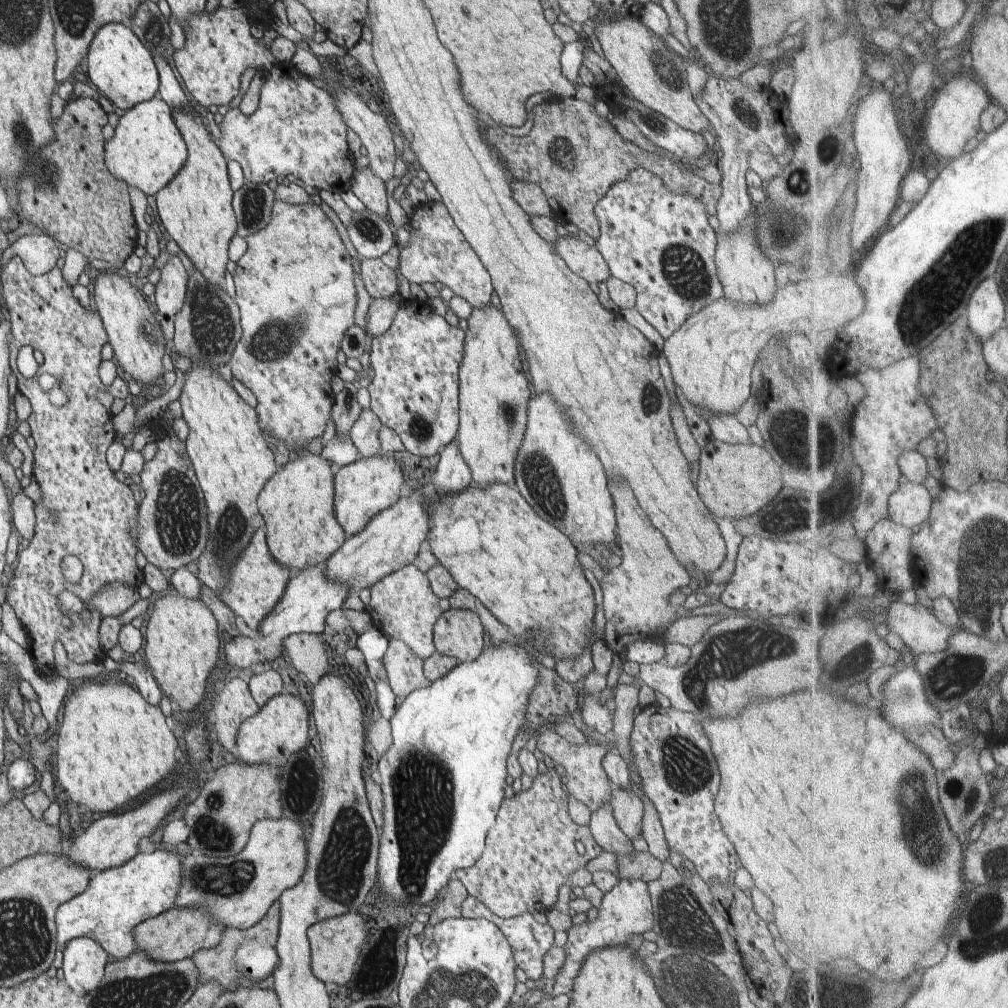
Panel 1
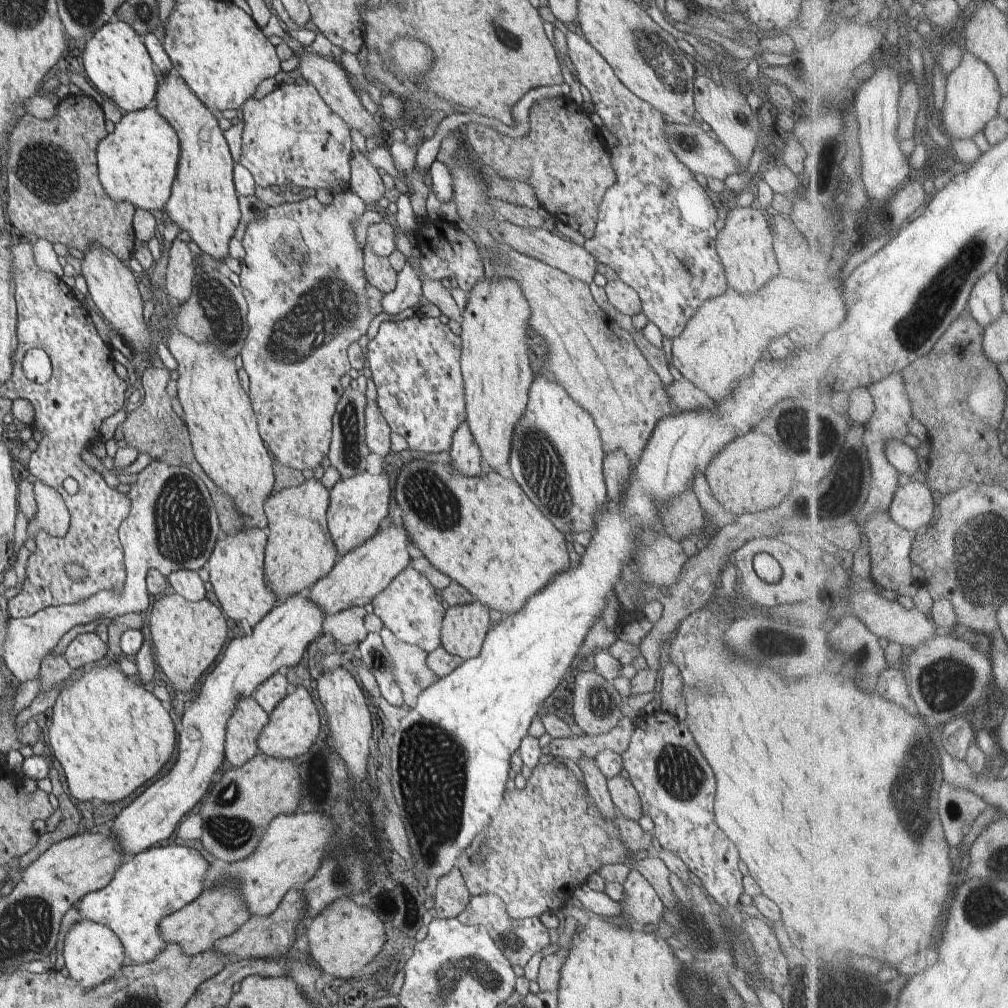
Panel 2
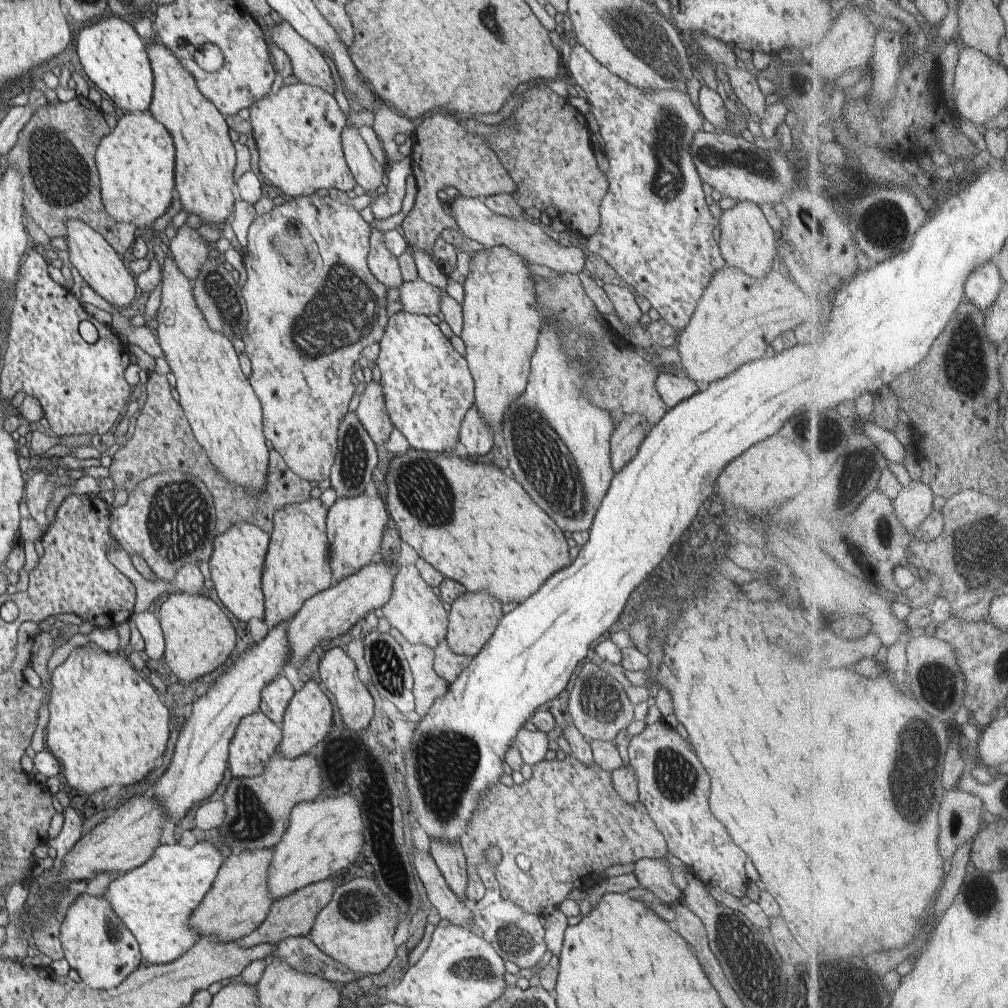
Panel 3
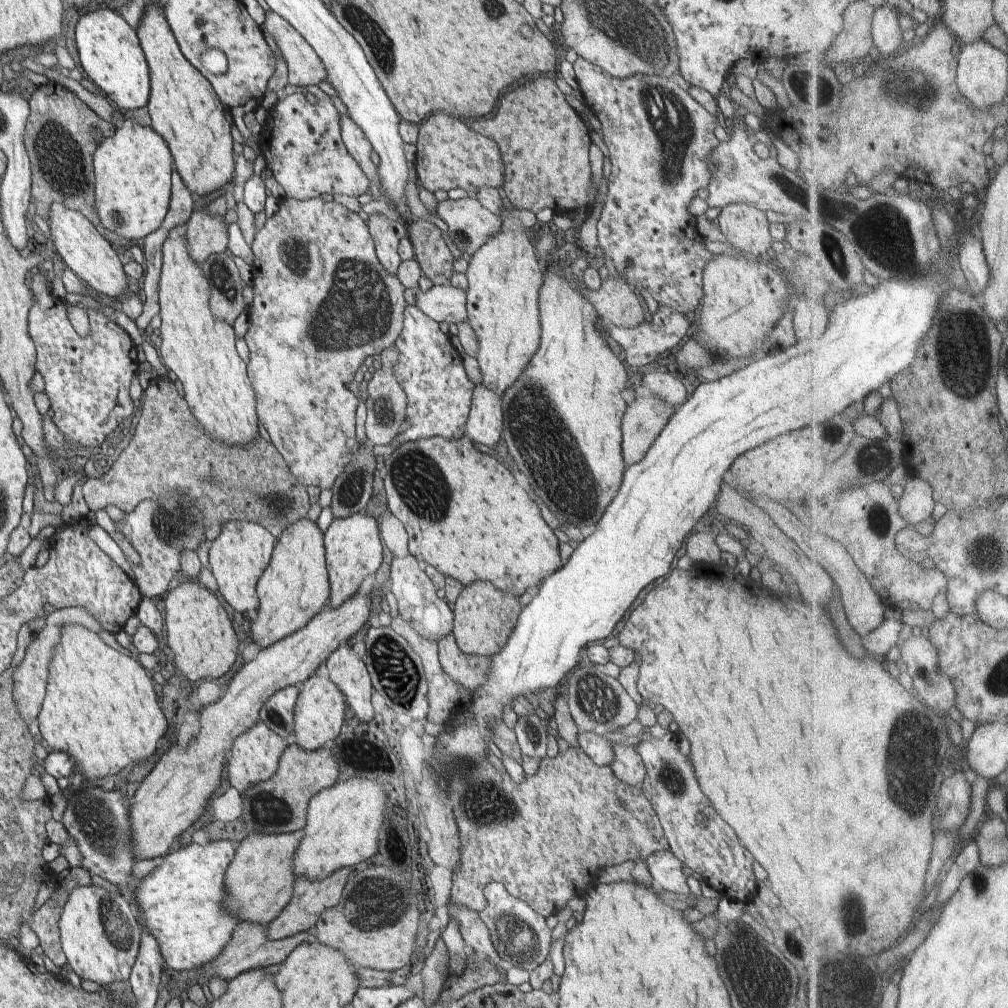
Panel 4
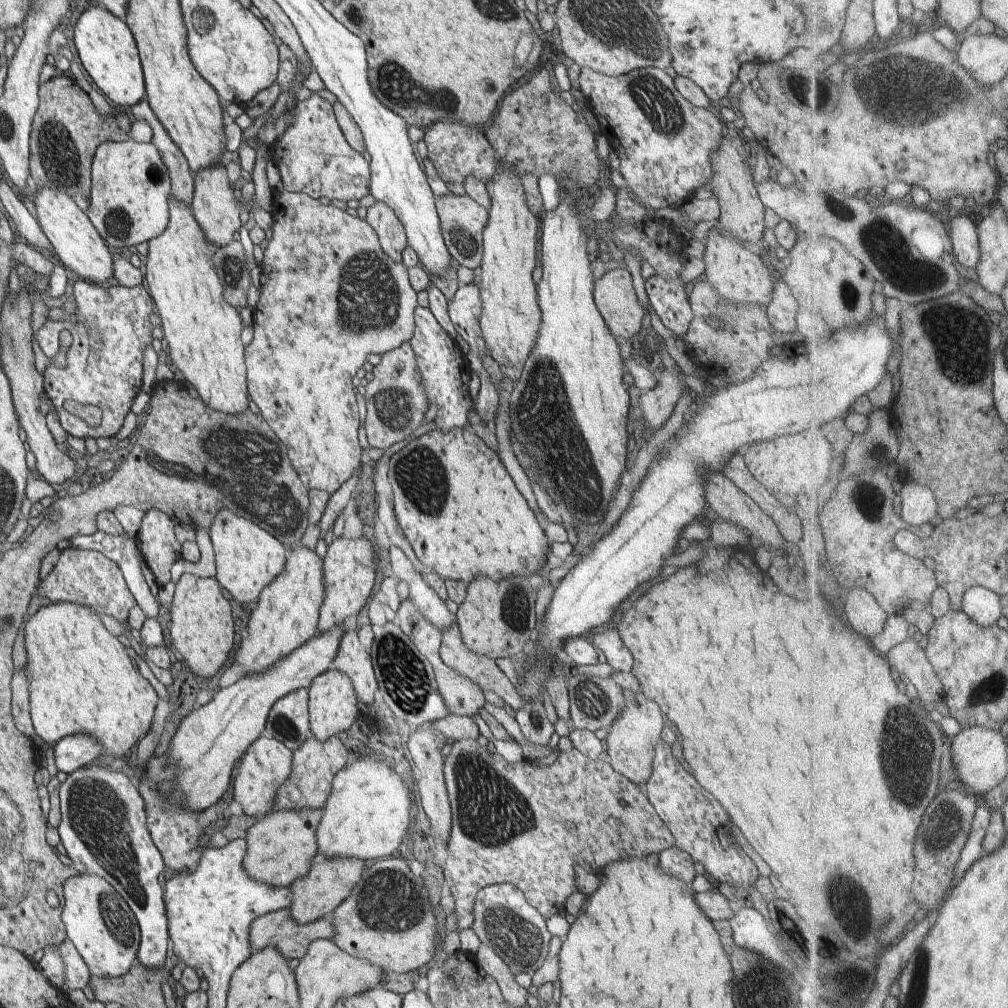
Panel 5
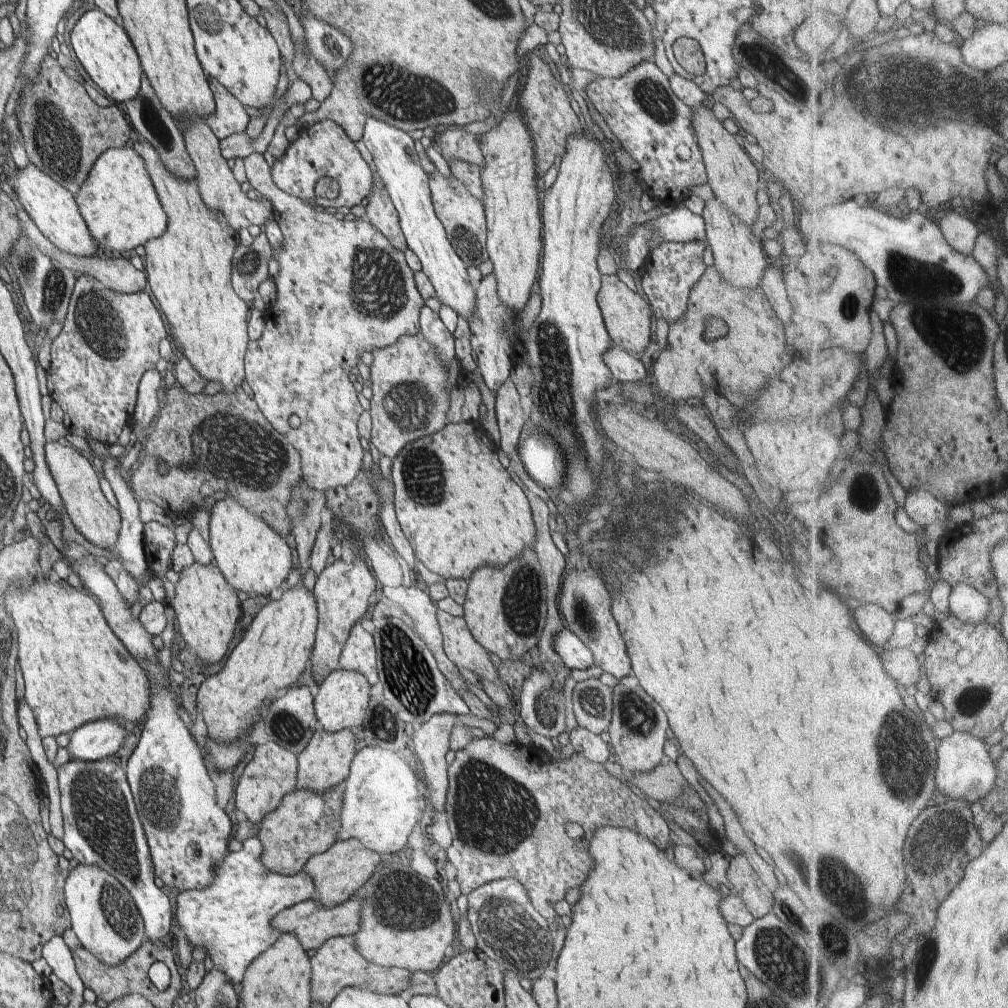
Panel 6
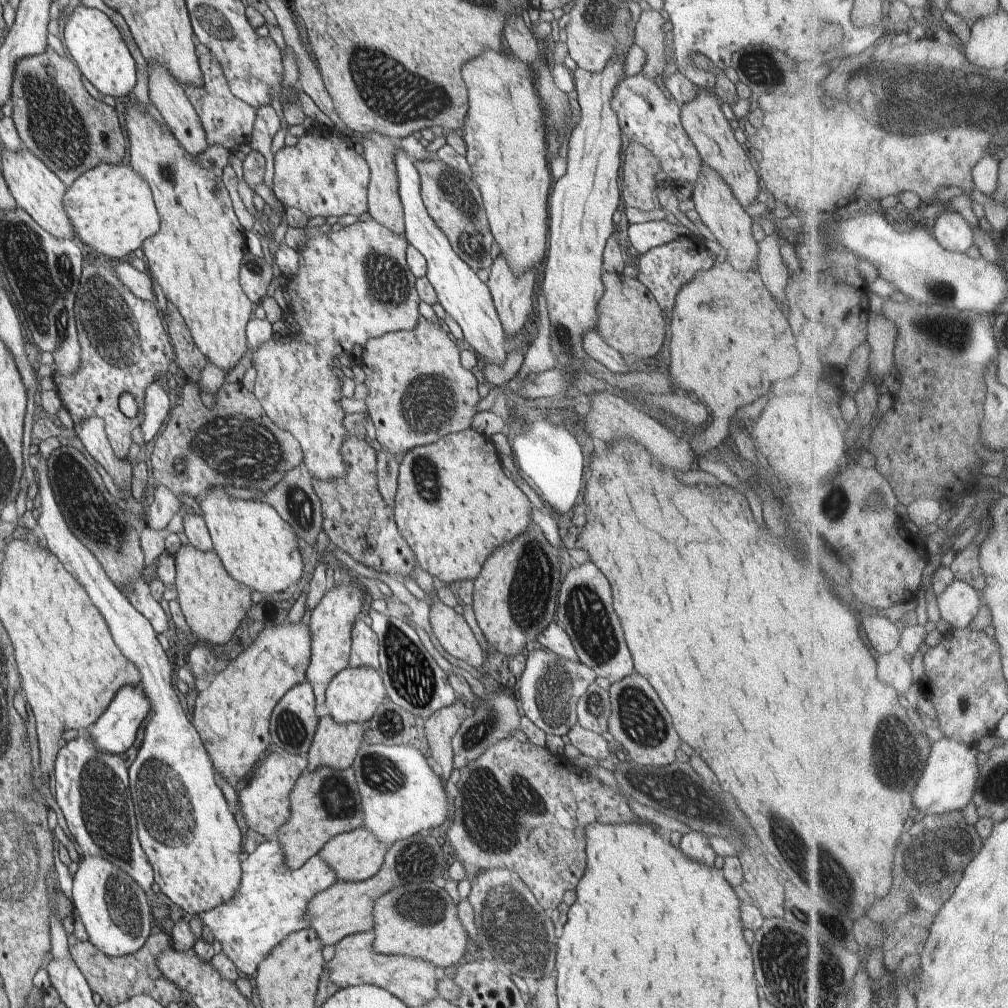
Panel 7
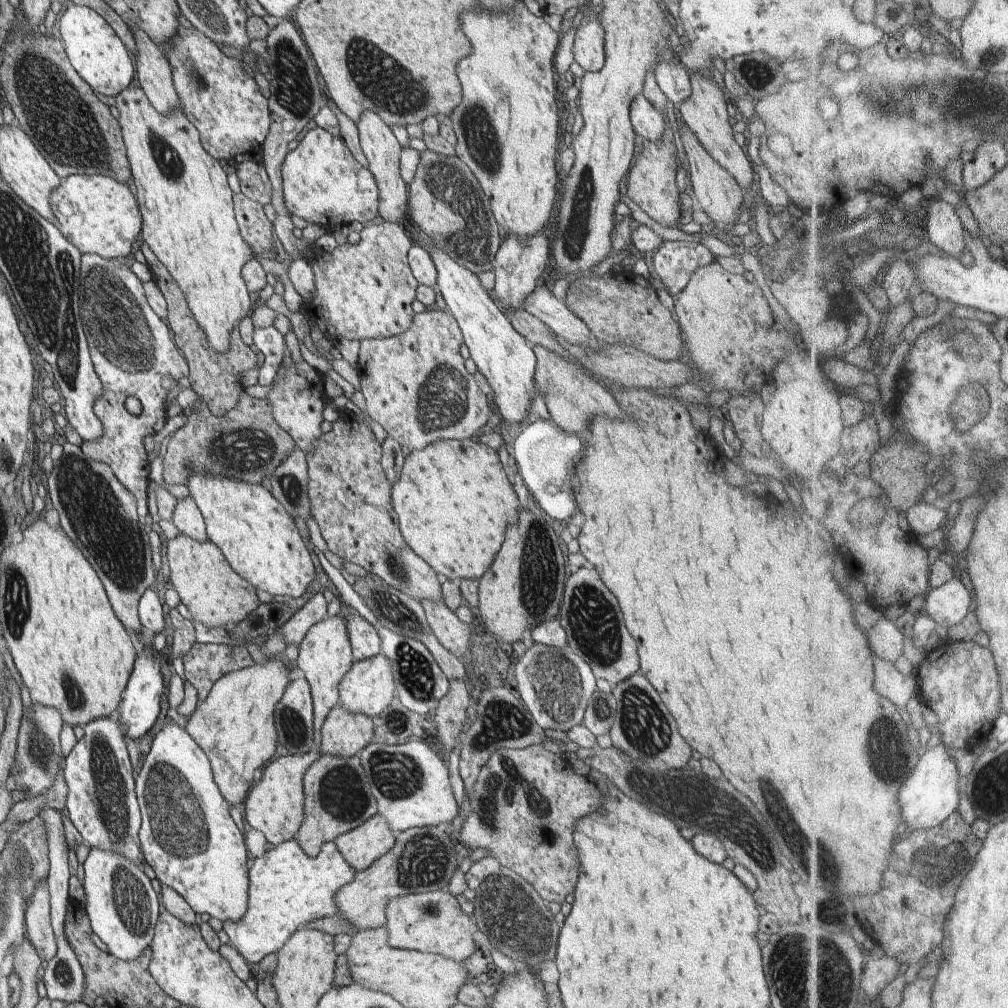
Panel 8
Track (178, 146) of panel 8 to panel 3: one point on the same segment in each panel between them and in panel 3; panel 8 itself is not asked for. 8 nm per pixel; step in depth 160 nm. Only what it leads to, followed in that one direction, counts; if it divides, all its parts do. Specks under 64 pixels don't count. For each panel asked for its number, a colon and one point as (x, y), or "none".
3: (224, 412)
4: (200, 349)
5: (202, 329)
6: (189, 268)
7: (195, 257)

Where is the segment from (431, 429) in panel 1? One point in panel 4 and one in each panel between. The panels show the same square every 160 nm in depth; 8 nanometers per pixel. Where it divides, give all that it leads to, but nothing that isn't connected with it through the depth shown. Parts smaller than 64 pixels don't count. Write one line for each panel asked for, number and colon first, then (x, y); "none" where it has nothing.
2: (415, 363)
3: (428, 386)
4: (430, 370)

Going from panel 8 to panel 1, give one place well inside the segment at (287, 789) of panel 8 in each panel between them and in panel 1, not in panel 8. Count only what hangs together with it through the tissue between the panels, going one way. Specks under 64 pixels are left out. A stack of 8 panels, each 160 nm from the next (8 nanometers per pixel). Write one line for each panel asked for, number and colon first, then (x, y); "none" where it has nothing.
1: (233, 703)
2: (247, 721)
3: (257, 738)
4: (255, 754)
5: (266, 765)
6: (272, 772)
7: (265, 800)

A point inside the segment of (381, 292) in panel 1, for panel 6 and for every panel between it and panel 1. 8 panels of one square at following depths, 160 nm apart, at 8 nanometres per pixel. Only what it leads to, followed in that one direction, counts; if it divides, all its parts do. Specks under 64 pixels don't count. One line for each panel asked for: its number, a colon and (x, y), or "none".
2: (379, 273)
3: (385, 267)
4: (386, 234)
5: (392, 237)
6: (381, 212)

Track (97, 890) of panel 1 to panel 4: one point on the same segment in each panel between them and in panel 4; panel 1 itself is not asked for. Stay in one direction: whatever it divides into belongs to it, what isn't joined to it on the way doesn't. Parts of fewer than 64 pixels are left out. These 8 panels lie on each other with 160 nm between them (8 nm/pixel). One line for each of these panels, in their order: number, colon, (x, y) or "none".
2: (147, 887)
3: (155, 900)
4: (180, 903)

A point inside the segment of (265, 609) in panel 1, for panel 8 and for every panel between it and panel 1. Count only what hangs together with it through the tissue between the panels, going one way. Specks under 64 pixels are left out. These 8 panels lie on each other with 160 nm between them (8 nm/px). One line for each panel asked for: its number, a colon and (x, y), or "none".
2: (236, 567)
3: (237, 561)
4: (238, 557)
5: (247, 559)
6: (252, 556)
7: (257, 548)
8: (252, 528)

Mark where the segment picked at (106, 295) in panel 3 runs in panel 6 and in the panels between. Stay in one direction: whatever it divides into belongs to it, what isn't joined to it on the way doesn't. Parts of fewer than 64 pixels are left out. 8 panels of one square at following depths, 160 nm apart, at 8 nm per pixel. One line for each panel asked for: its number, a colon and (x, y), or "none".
4: (84, 250)
5: (71, 236)
6: (53, 209)

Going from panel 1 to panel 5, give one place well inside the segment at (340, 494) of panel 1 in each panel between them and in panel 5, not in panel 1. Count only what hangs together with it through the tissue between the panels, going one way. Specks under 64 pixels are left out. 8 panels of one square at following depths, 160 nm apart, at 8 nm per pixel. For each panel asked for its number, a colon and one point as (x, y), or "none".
2: (358, 507)
3: (354, 526)
4: (353, 549)
5: (349, 568)

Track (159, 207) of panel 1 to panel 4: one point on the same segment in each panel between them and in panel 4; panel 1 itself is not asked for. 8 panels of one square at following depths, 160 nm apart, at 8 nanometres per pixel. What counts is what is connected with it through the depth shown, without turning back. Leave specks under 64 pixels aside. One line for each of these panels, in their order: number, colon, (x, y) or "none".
2: (203, 202)
3: (205, 158)
4: (185, 111)

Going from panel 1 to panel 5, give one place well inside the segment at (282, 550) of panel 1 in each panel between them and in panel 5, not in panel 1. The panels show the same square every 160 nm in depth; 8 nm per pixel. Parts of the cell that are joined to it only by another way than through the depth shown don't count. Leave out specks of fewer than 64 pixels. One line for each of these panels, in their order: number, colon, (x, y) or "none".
2: (299, 551)
3: (297, 565)
4: (295, 587)
5: (287, 613)

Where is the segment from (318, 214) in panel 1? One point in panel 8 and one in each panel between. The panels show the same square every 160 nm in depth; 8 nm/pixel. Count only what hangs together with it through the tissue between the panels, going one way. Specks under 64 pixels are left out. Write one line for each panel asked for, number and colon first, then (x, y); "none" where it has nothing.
2: (300, 325)
3: (305, 339)
4: (307, 338)
5: (332, 296)
6: (342, 289)
7: (353, 285)
8: (365, 288)

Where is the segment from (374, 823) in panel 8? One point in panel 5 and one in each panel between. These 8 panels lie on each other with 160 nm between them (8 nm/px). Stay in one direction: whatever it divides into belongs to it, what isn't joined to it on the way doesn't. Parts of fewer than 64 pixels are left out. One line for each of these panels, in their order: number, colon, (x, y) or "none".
5: (329, 882)
6: (338, 872)
7: (355, 856)

